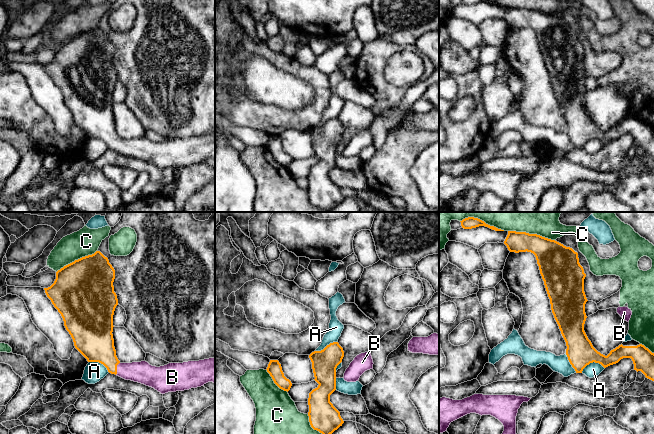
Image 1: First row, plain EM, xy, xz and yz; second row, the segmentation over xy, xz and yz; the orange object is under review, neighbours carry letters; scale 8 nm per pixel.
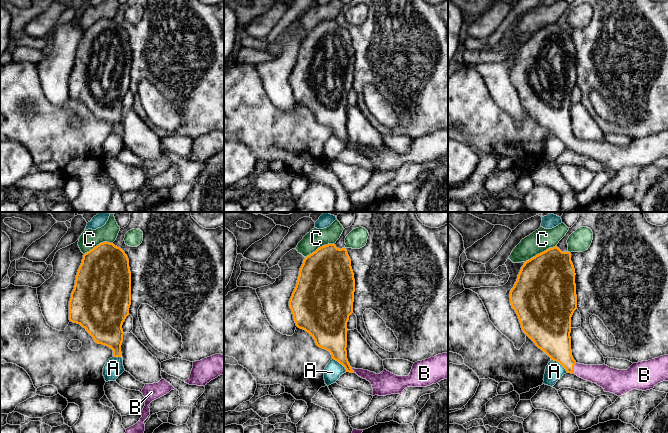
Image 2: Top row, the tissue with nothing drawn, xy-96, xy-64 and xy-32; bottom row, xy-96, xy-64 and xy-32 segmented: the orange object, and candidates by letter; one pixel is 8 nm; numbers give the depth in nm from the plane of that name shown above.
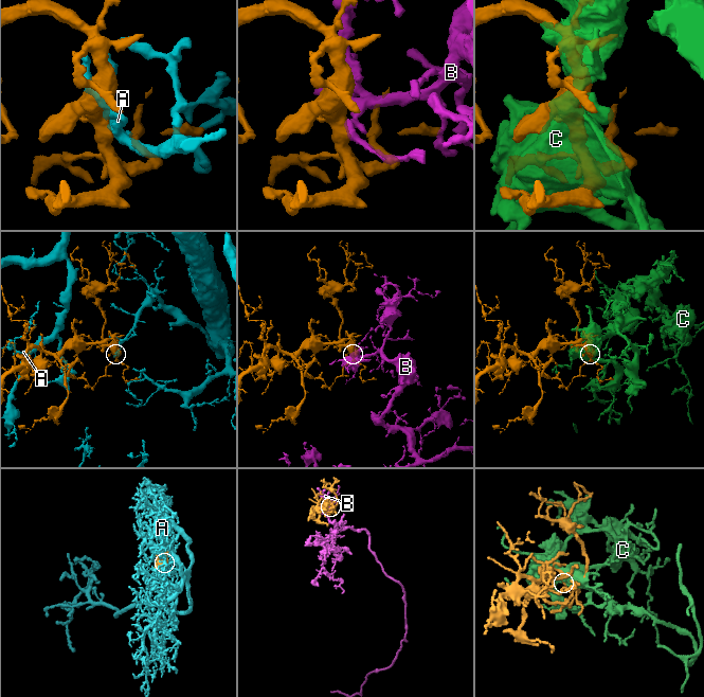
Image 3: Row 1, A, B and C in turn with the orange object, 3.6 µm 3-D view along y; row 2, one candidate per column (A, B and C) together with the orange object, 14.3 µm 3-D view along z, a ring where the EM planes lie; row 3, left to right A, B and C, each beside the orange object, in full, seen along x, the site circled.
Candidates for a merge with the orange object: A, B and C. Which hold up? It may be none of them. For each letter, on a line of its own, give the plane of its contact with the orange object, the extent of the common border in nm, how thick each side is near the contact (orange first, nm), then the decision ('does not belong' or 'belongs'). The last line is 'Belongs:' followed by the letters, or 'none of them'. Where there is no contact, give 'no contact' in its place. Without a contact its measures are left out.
A: yz | 200 nm | 220/110 nm | does not belong
B: xy | 110 nm | 280/180 nm | belongs
C: yz | 380 nm | 260/130 nm | does not belong
Belongs: B

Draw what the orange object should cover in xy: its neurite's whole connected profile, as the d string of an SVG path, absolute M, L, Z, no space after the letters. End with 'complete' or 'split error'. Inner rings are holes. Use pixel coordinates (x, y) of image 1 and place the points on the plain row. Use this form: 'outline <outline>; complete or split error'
outline M96 27L94 30L75 36L58 46L54 59L50 63L44 64L47 73L61 90L64 102L71 111L75 124L87 137L99 138L107 144L109 149L115 150L125 156L131 156L152 163L161 170L201 163L208 158L215 159L215 134L183 139L169 139L160 143L152 142L146 137L121 139L118 136L112 110L114 103L113 91L118 81L117 71L114 68L113 62L114 55L115 46L109 39L108 34L100 27Z; split error

